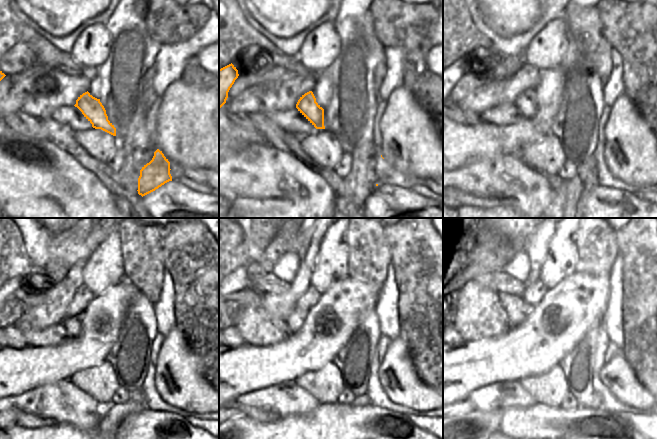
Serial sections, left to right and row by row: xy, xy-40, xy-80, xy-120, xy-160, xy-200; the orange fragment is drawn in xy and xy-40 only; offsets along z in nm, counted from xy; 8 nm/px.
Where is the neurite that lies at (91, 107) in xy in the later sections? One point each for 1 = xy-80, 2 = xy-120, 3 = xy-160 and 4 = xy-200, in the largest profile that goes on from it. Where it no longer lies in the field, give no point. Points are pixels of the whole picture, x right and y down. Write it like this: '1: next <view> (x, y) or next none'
1: next xy-80 (526, 102)
2: next xy-120 (73, 325)
3: next xy-160 (296, 319)
4: next xy-200 (516, 309)

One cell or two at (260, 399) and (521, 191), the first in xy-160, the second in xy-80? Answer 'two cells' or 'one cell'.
one cell

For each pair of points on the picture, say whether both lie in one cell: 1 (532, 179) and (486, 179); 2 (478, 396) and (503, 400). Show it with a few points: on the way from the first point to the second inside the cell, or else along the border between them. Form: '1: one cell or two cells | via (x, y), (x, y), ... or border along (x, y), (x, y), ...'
1: one cell | via (521, 179), (512, 175), (508, 179), (497, 179)
2: one cell | via (484, 398), (497, 398)

